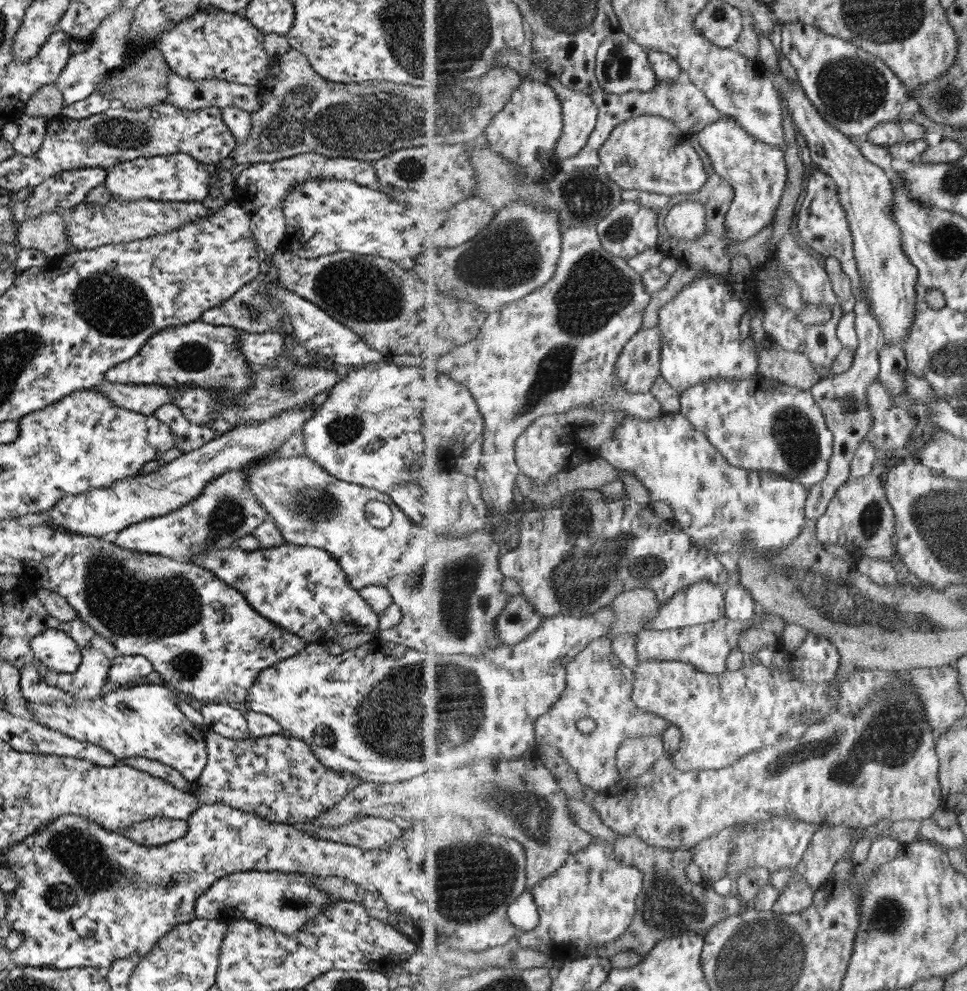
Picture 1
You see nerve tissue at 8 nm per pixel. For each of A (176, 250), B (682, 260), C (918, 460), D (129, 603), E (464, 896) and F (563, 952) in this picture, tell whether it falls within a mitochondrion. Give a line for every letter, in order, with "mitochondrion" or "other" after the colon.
A: other
B: other
C: other
D: mitochondrion
E: mitochondrion
F: other

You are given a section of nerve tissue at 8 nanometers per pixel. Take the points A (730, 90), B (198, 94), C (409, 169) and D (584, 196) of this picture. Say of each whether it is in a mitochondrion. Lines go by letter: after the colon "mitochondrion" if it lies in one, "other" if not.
A: mitochondrion
B: other
C: mitochondrion
D: mitochondrion

